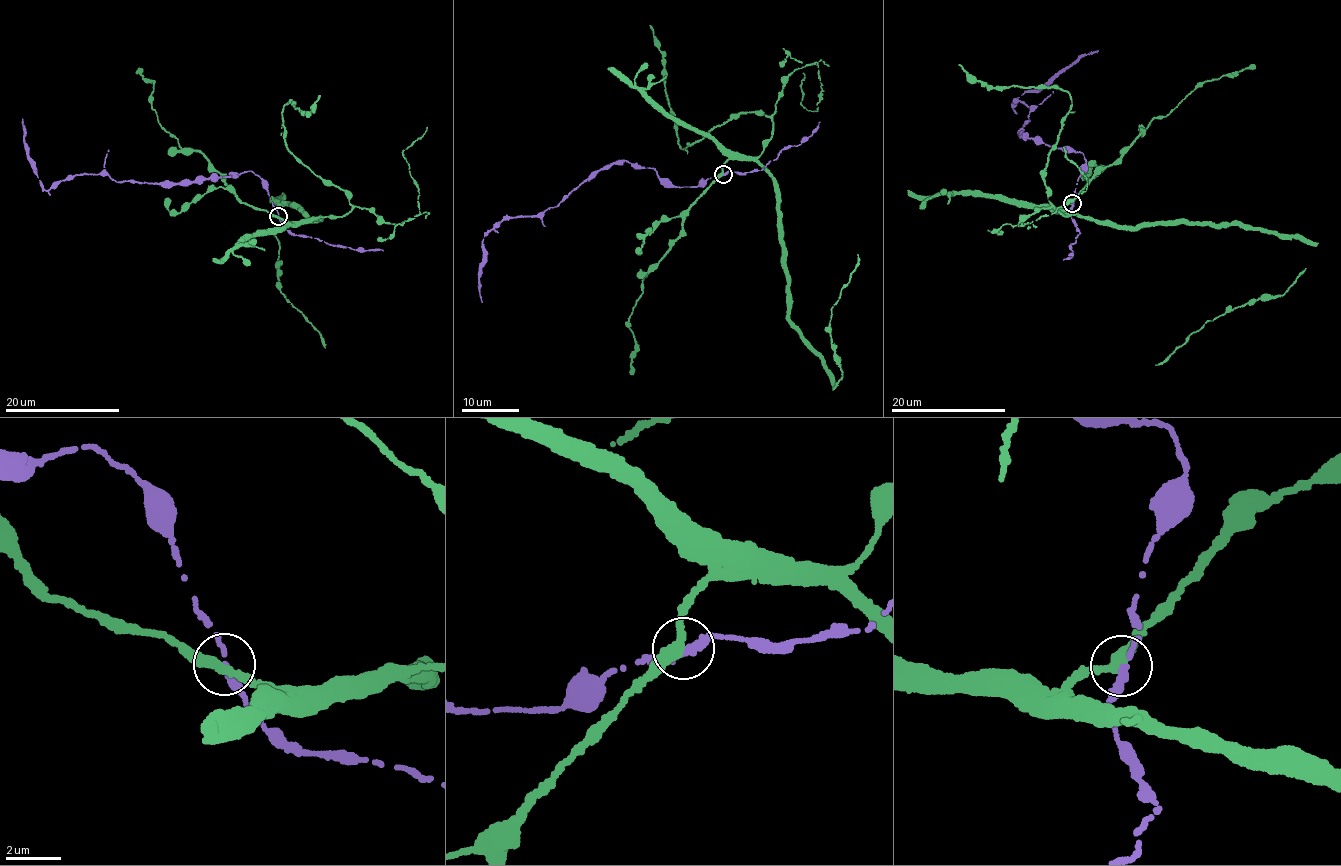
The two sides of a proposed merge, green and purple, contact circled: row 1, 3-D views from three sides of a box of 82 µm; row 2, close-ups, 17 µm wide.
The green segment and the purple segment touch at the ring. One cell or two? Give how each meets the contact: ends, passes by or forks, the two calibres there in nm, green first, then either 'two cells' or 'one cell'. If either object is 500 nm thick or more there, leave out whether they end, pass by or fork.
green passes by; purple passes by; calibres 360 and 240 nm; one cell

